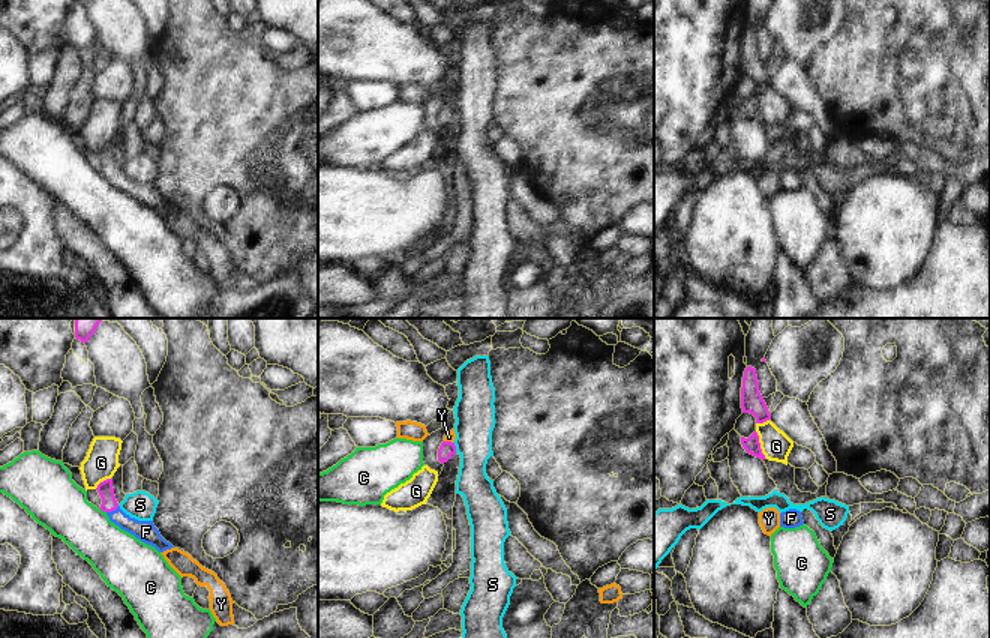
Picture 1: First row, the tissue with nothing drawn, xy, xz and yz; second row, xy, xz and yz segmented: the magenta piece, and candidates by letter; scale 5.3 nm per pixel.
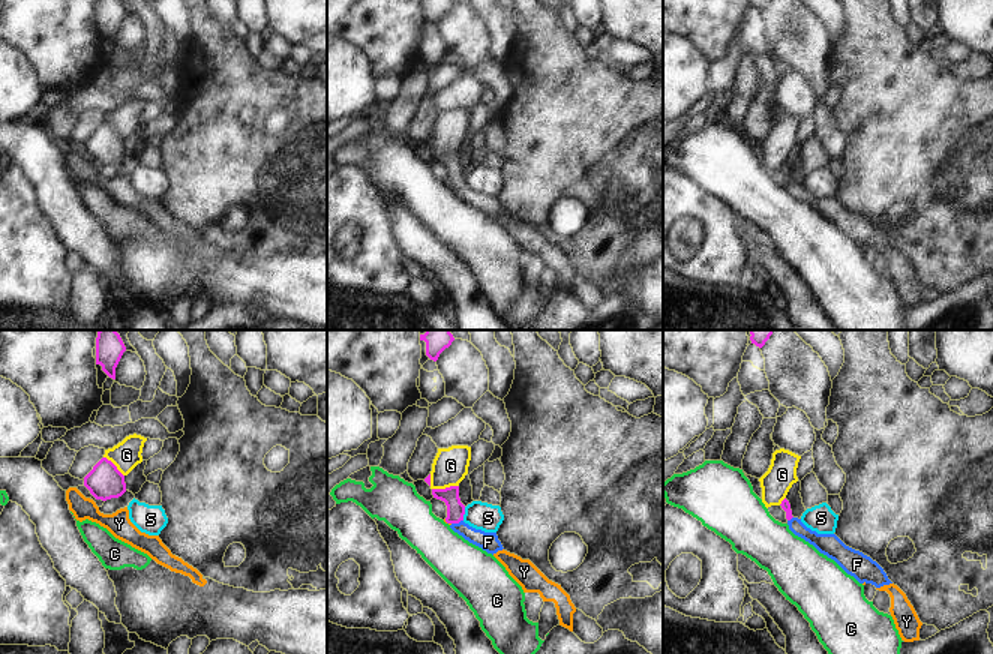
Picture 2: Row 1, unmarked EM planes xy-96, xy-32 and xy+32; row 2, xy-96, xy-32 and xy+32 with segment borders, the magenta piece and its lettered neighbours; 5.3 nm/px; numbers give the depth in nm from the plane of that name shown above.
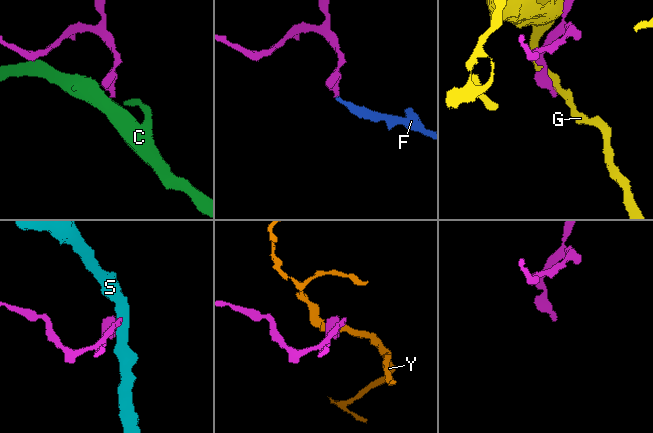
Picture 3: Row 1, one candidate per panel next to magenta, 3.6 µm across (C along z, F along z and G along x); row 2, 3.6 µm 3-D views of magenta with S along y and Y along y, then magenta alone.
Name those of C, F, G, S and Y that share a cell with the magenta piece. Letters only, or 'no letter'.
F

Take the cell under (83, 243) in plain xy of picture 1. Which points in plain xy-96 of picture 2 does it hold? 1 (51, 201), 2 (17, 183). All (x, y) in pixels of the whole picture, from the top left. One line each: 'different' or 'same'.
1: same
2: different

